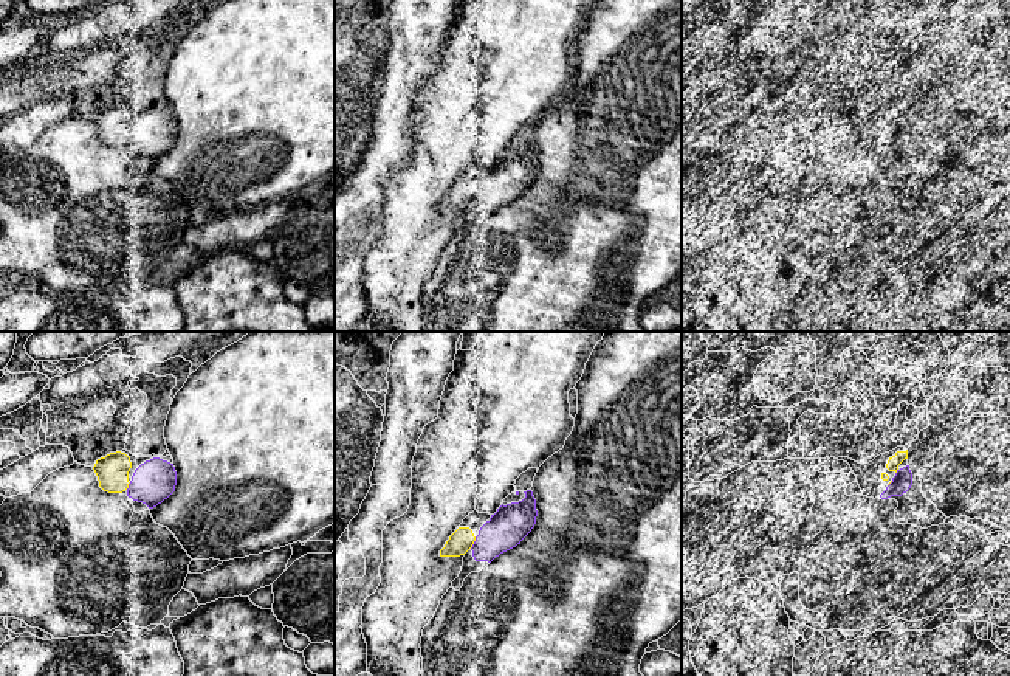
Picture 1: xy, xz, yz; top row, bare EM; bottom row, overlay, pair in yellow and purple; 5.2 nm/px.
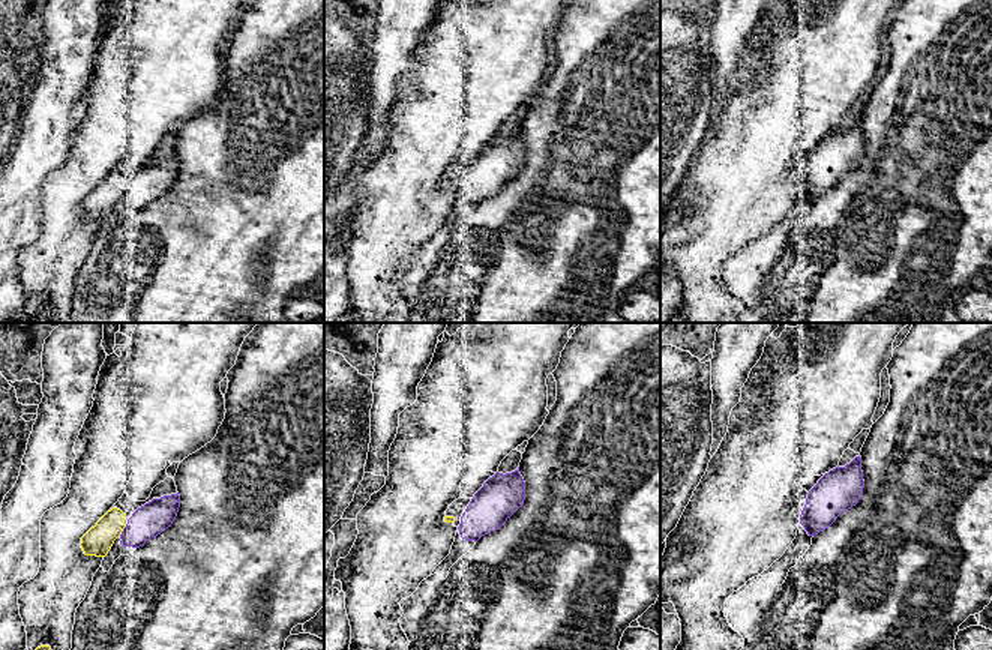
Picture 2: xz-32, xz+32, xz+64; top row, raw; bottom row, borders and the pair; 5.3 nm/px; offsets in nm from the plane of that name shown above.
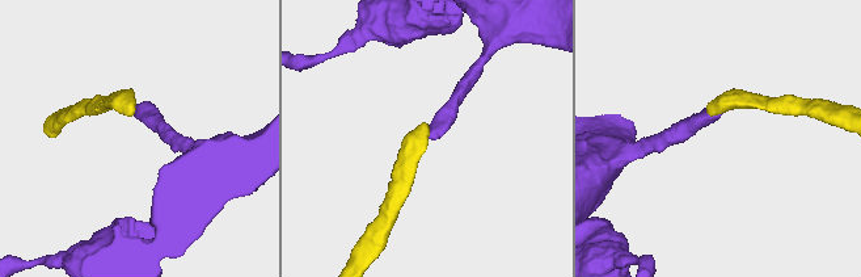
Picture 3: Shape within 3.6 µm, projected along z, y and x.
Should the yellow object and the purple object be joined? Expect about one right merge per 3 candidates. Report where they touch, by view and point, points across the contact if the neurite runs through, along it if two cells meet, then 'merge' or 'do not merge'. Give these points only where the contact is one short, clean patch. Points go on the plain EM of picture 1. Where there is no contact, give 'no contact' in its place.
meets yellow in xz at (473, 196); merge

